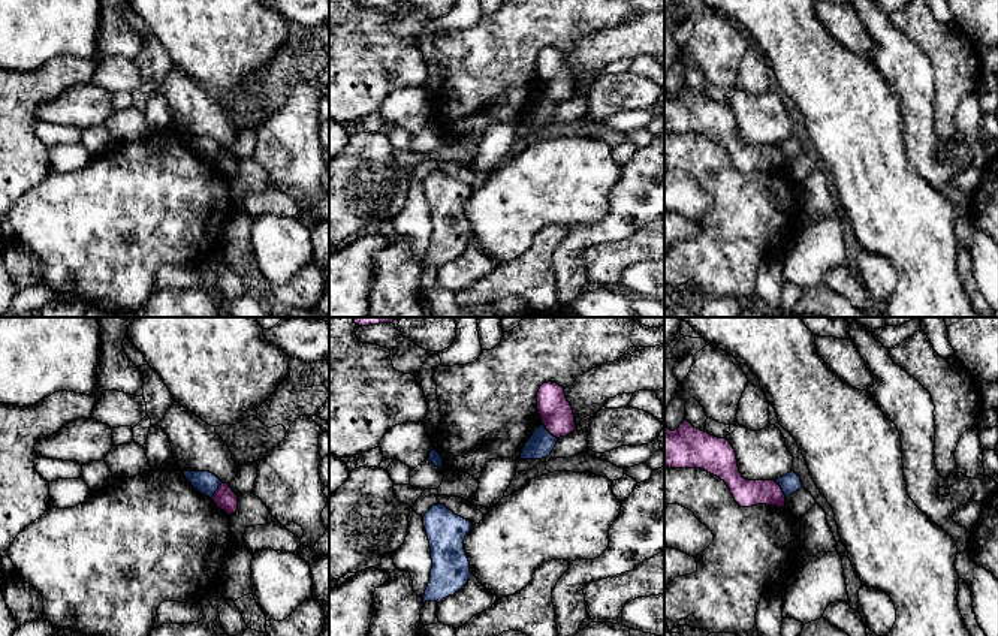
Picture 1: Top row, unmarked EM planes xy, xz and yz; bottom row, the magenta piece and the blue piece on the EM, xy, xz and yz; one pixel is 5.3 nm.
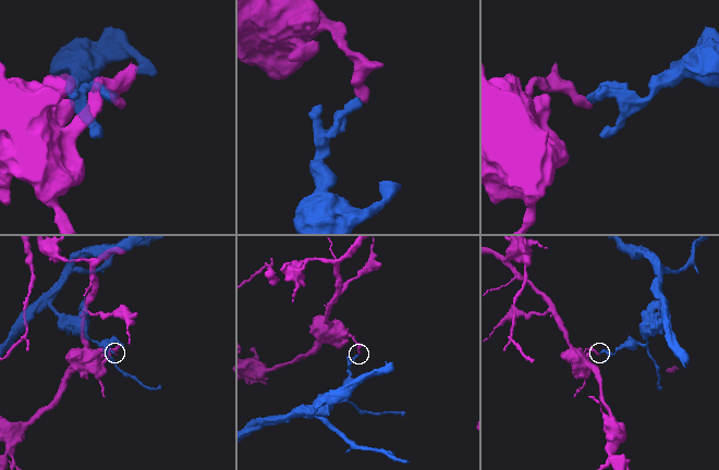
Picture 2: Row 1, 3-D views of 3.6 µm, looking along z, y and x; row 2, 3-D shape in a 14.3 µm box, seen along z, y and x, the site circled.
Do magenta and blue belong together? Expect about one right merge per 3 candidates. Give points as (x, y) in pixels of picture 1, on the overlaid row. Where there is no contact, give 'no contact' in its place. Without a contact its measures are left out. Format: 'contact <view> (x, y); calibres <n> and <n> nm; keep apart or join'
contact yz (781, 490); calibres 140 and 100 nm; keep apart

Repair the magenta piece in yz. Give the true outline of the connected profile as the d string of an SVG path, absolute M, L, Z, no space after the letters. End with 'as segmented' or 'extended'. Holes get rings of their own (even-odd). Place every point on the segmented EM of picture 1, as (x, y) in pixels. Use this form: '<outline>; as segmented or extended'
M688 421L675 431L664 426L664 467L700 468L720 477L741 507L786 507L786 495L775 480L744 479L730 441L700 431Z; as segmented

